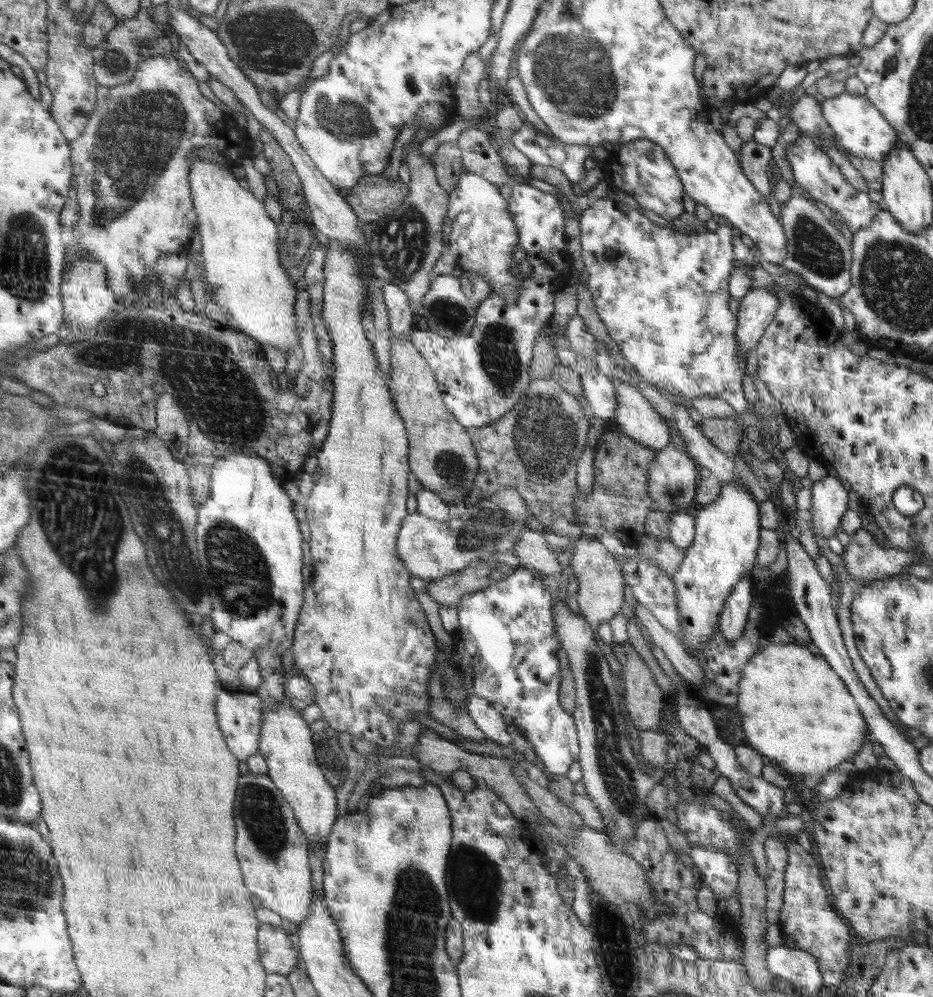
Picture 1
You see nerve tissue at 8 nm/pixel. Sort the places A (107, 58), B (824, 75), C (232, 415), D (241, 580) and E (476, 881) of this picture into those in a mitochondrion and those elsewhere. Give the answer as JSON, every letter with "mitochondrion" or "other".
{"A":"mitochondrion","B":"other","C":"mitochondrion","D":"mitochondrion","E":"mitochondrion"}

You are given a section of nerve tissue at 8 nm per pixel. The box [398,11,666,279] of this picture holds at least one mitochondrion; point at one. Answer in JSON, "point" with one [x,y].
{"point":[576,74]}

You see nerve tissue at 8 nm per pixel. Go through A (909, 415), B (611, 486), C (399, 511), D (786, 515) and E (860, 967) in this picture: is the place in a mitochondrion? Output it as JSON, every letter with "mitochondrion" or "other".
{"A":"mitochondrion","B":"other","C":"other","D":"other","E":"other"}

